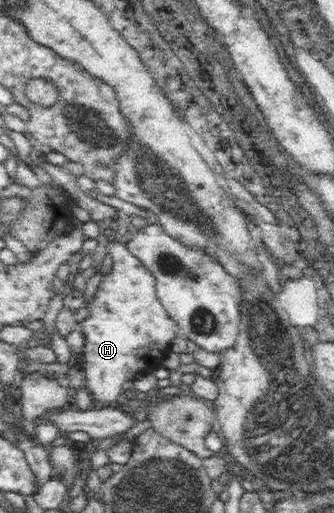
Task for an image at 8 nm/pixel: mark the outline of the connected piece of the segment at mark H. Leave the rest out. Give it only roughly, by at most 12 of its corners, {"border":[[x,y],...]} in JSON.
{"border":[[117,242],[81,368],[95,407],[155,368],[180,334],[155,279]]}

